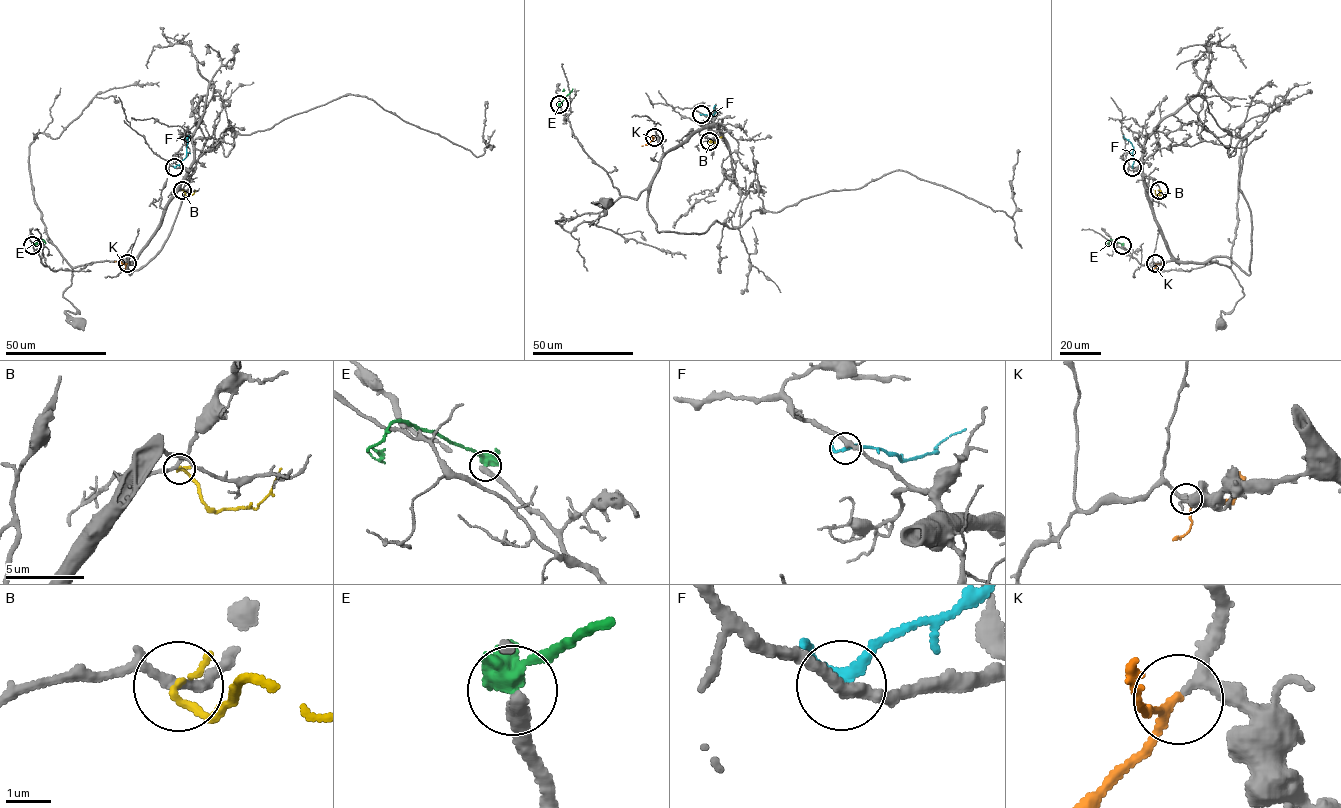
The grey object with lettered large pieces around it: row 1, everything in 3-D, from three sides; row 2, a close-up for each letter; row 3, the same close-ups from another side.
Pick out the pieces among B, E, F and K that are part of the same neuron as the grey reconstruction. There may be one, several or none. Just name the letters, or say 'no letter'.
K

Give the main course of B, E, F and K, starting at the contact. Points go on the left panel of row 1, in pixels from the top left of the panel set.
B: (182, 190), (189, 195), (195, 190)
E: (33, 245), (42, 239), (45, 243)
F: (175, 167), (186, 156), (189, 135)
K: (127, 263), (114, 262)

